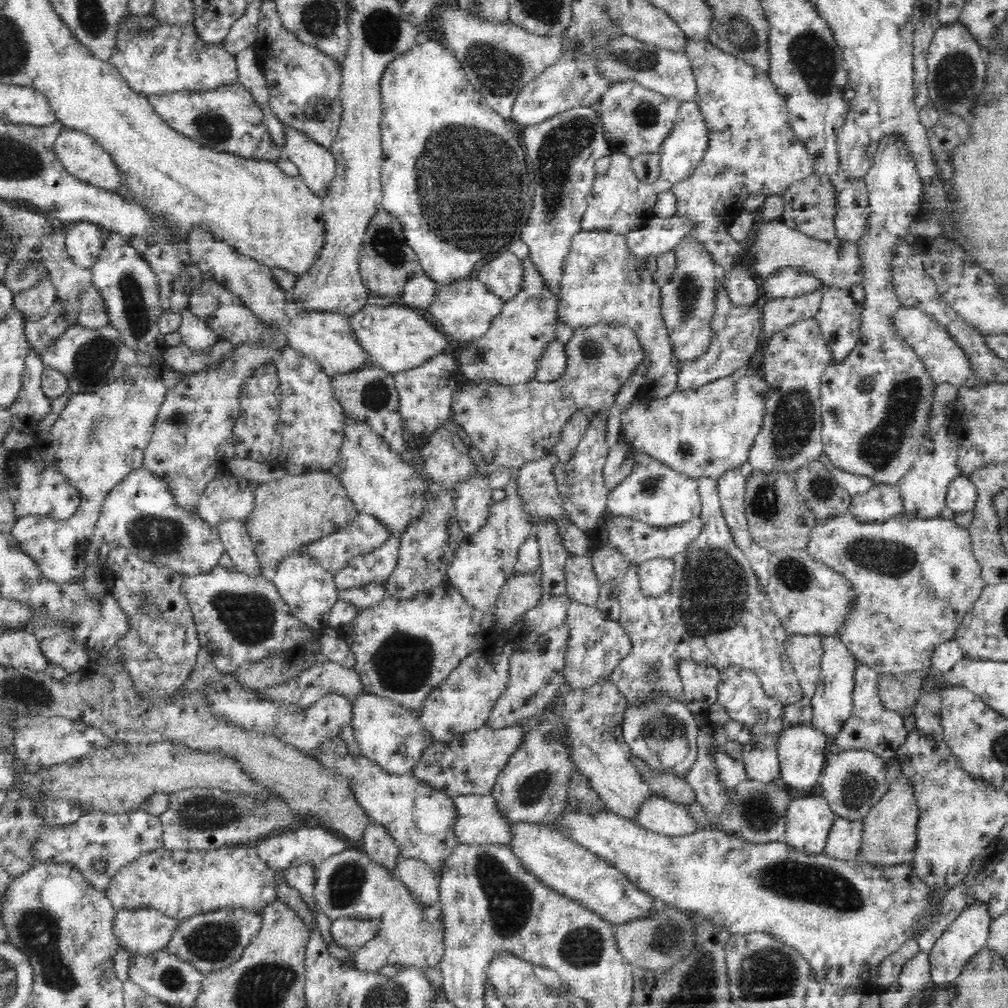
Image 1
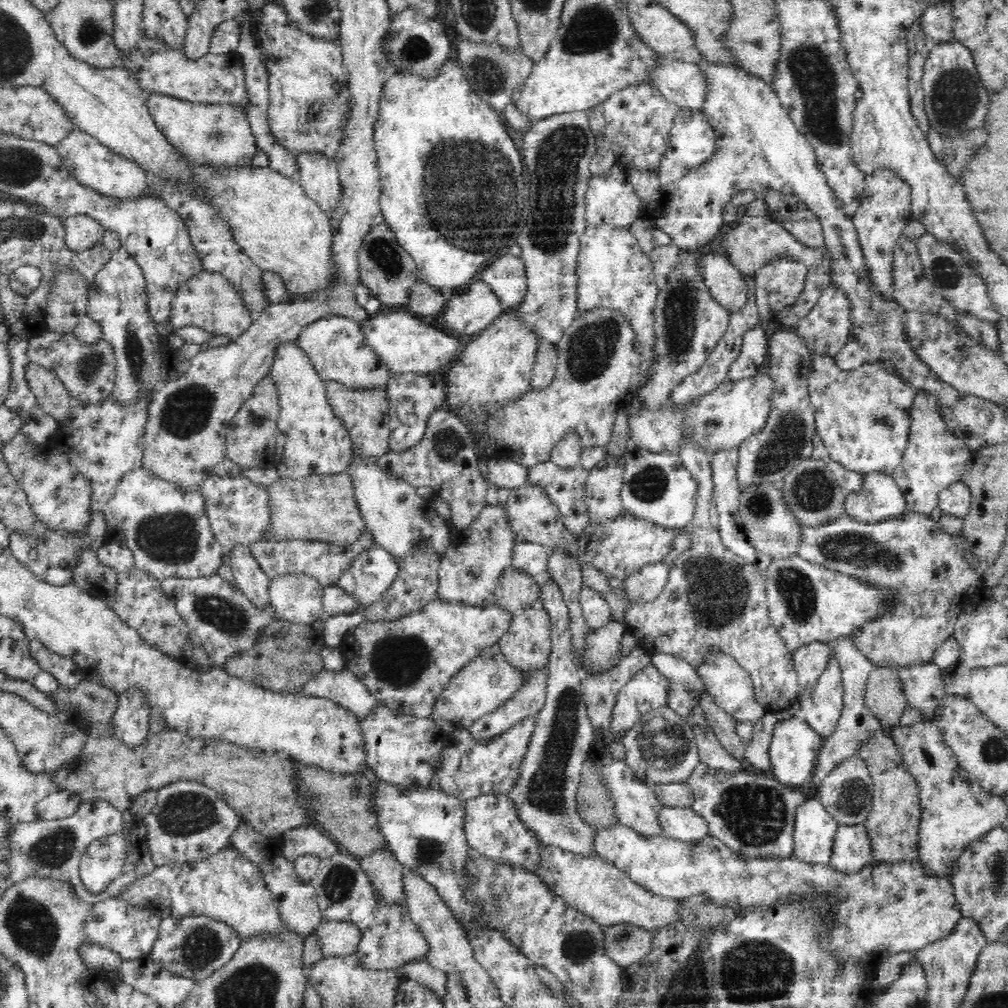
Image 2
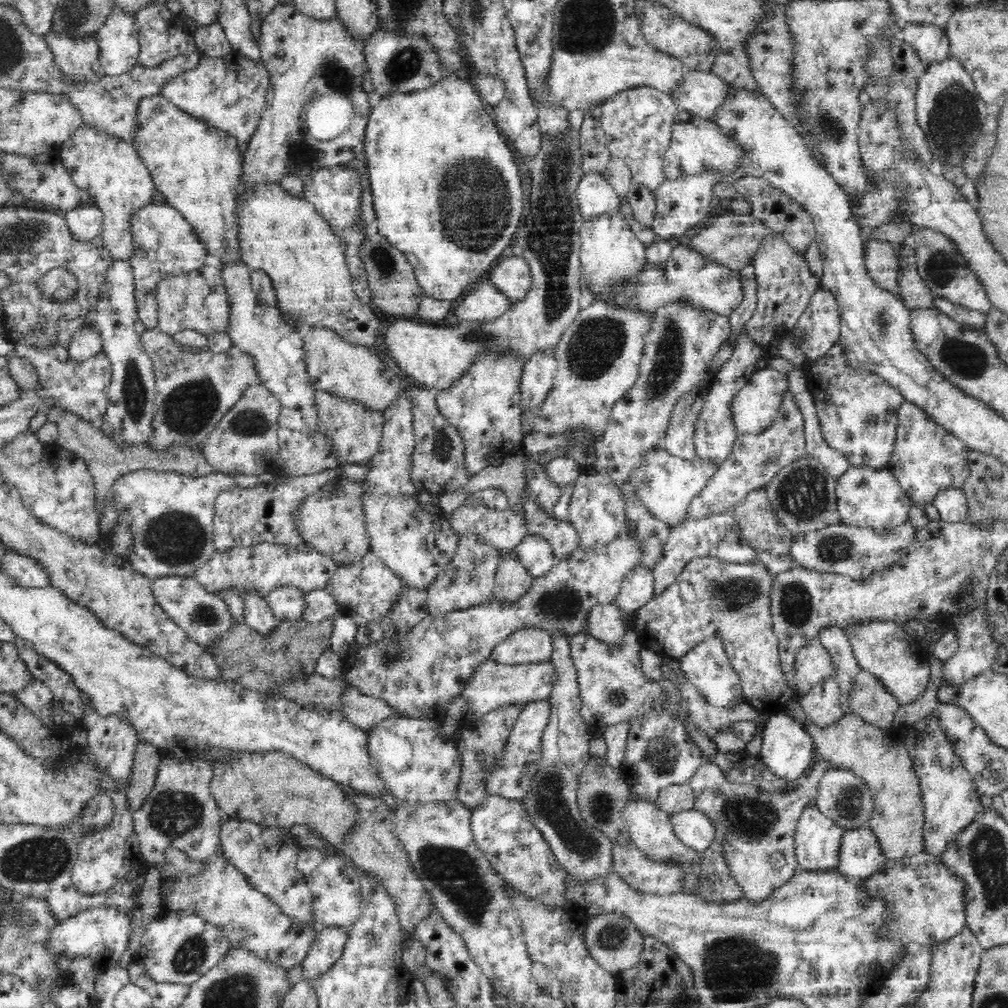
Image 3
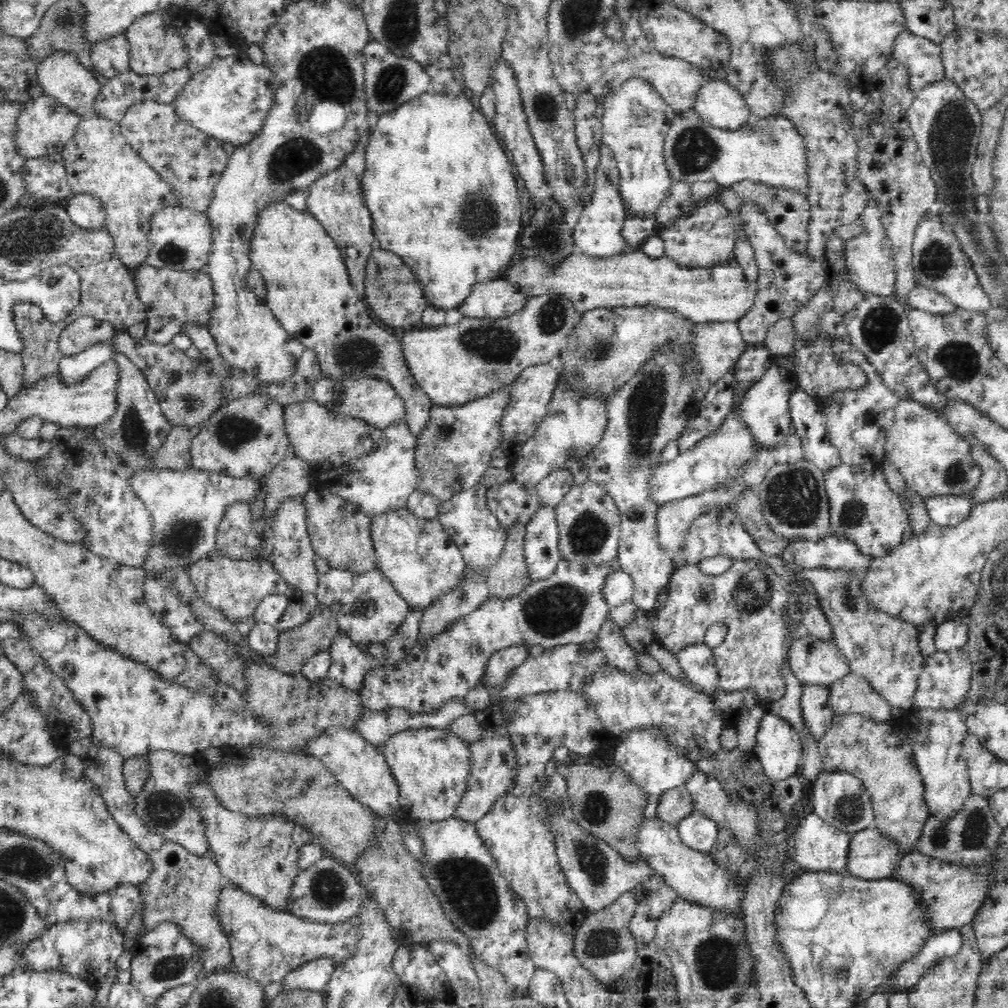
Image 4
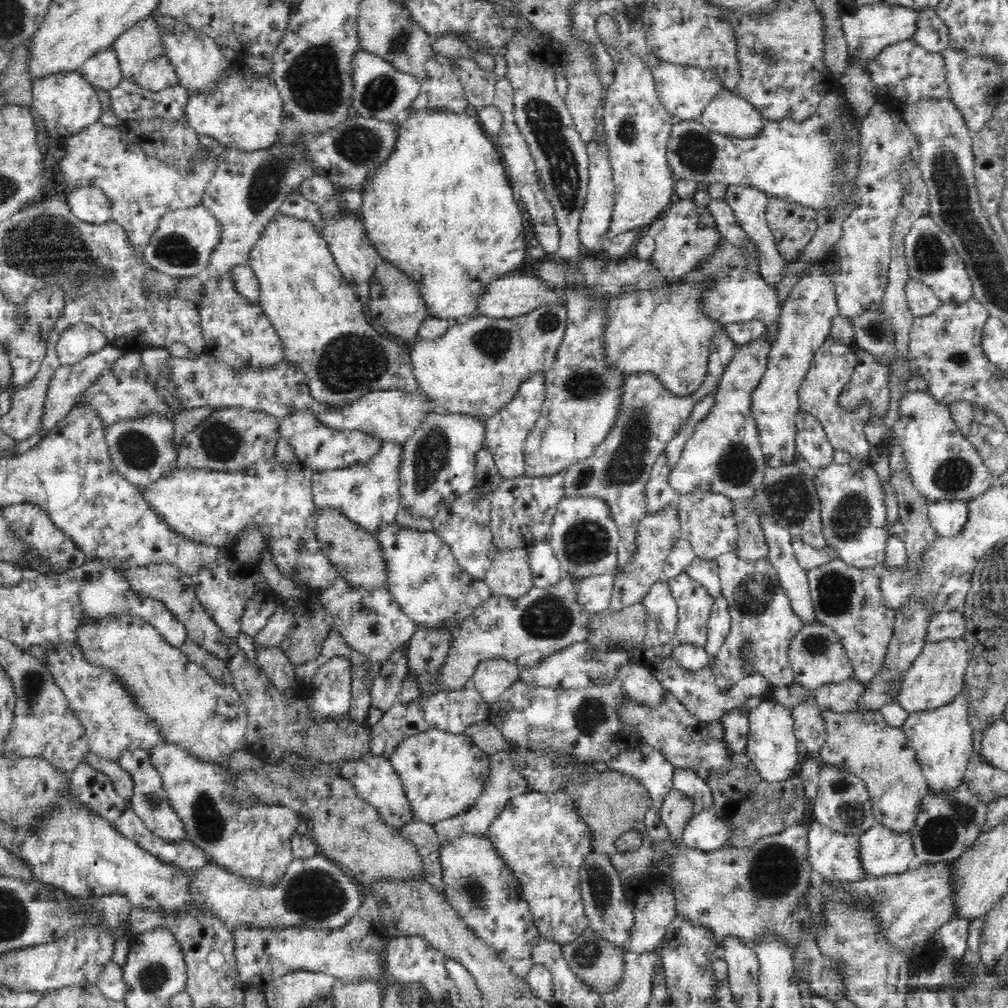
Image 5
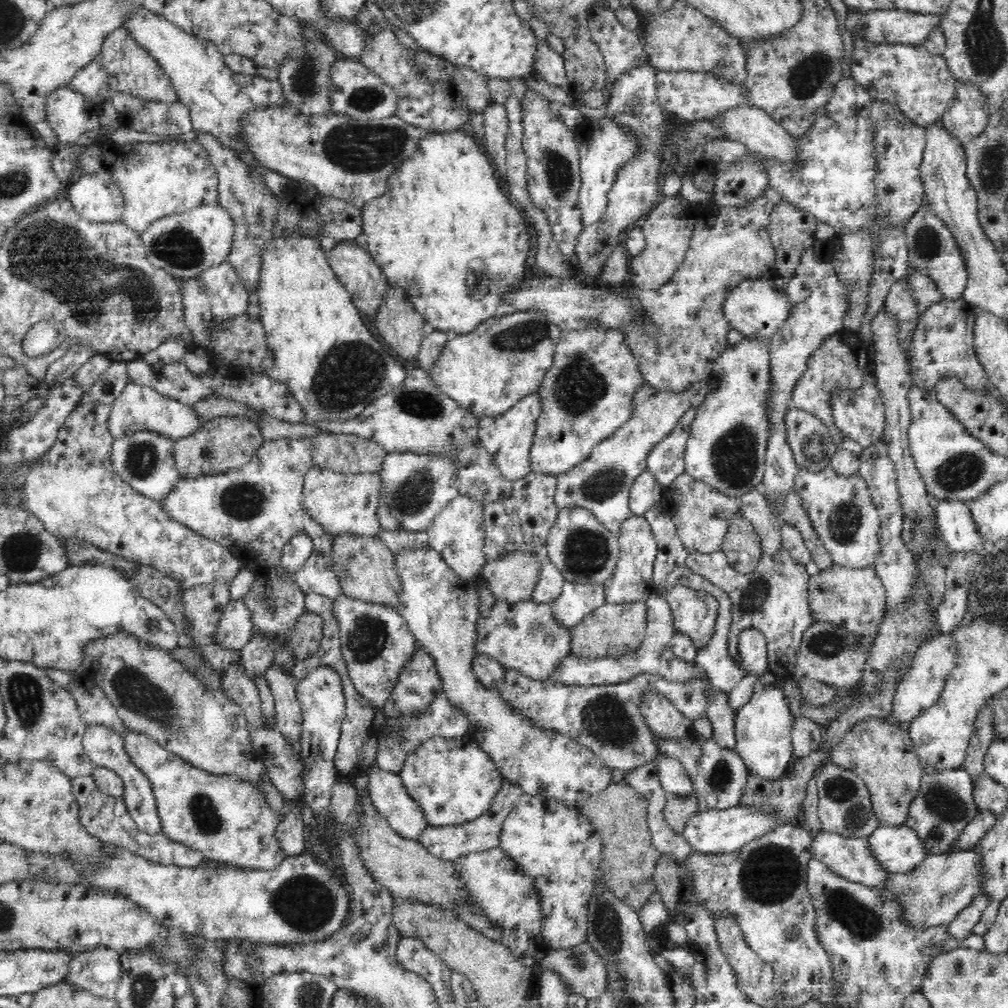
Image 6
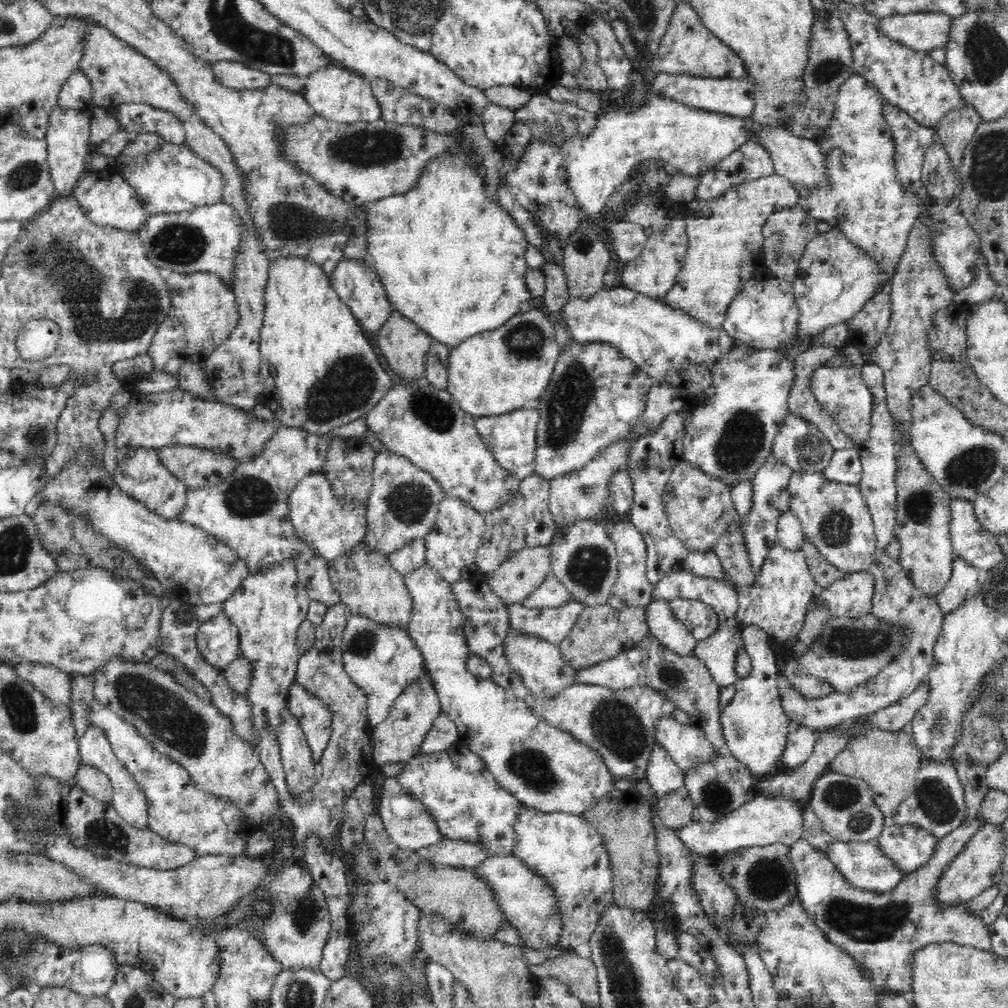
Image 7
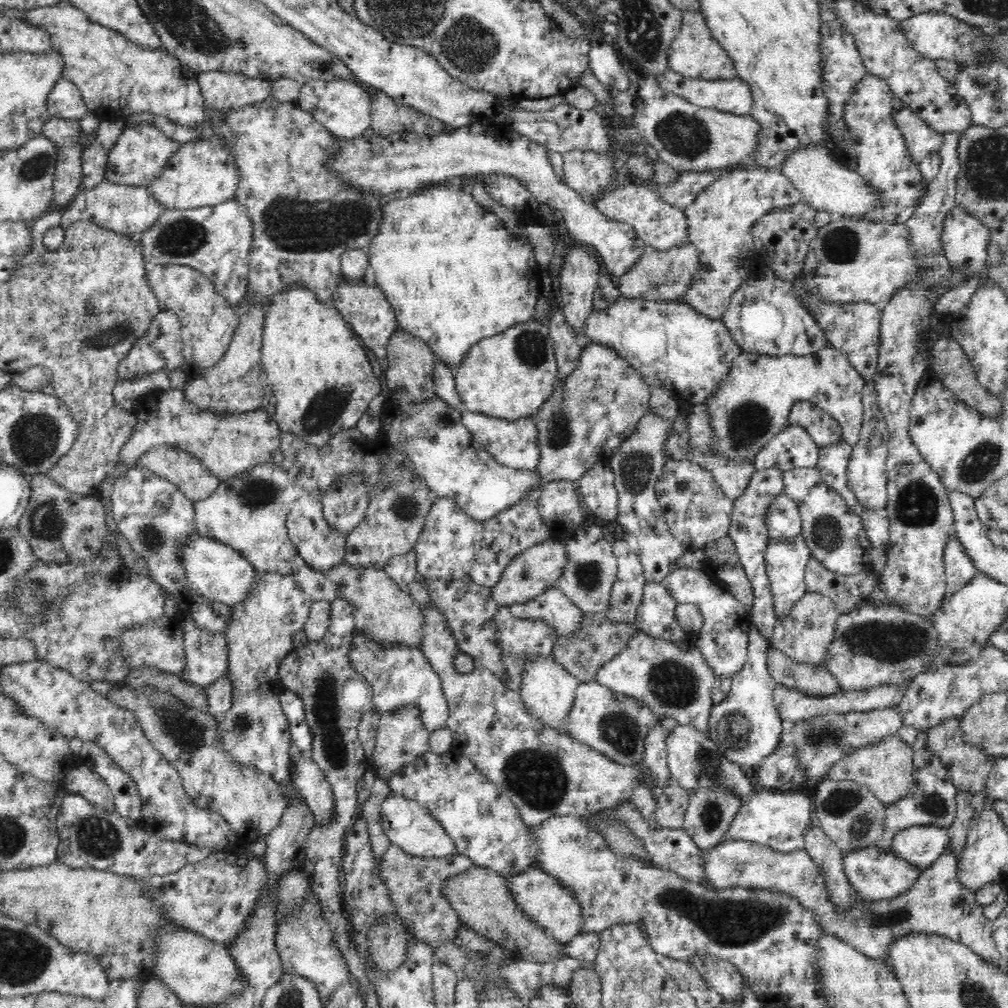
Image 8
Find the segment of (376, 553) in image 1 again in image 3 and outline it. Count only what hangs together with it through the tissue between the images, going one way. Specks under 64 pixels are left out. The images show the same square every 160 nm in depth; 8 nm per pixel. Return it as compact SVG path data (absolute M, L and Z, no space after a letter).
M370 550L360 558L342 564L338 572L330 578L325 589L338 599L340 614L352 617L360 626L369 620L379 621L398 601L402 584L402 579L398 574L394 573L377 554Z

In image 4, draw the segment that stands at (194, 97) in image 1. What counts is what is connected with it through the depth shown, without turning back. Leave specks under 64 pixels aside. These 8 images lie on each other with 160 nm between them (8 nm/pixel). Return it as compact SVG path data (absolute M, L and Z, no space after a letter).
M154 99L136 101L119 123L121 133L144 162L171 188L177 204L195 213L207 213L214 200L214 188L229 165L224 141L180 118L172 103Z

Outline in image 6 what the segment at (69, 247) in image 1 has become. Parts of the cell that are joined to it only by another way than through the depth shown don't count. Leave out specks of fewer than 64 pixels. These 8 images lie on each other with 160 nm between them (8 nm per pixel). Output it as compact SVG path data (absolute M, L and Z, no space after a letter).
M109 173L80 177L70 185L68 200L84 220L94 223L118 221L123 207L119 186Z

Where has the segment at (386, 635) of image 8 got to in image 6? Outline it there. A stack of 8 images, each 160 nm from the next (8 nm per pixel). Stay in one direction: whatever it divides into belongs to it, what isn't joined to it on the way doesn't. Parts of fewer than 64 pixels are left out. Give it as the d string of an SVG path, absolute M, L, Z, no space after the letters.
M354 533L331 535L333 544L333 569L340 579L342 592L362 601L386 603L397 606L401 584L395 565L395 554L378 536Z

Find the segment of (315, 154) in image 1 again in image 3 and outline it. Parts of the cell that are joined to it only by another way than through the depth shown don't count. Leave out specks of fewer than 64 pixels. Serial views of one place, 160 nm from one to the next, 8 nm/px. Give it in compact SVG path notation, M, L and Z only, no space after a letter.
M341 165L321 166L318 170L311 172L303 186L302 196L314 204L318 213L330 223L332 230L340 237L342 247L345 250L345 260L350 272L352 287L357 297L364 303L370 304L372 301L372 290L370 289L369 279L367 278L366 268L360 259L359 247L362 246L363 230L352 230L357 221L359 213L359 195L361 186L359 185L358 173Z

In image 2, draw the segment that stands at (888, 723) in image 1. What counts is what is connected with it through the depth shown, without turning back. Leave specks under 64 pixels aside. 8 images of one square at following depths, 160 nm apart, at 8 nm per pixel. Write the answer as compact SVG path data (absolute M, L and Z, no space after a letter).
M840 638L833 644L834 651L836 651L836 657L838 657L840 667L842 667L844 708L834 733L824 741L818 756L813 777L810 778L809 784L816 788L822 784L823 778L834 770L843 759L857 756L861 752L861 749L865 745L868 745L879 733L884 733L885 735L888 734L888 737L891 737L891 732L895 727L891 726L886 729L880 719L874 715L872 709L866 705L866 699L864 699L866 696L868 678L876 666L869 658L866 658L866 656L855 648L850 638Z

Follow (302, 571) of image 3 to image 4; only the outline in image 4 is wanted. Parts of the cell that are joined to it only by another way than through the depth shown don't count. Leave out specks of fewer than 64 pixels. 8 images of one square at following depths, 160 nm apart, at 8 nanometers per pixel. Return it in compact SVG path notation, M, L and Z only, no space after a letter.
M217 549L189 566L195 593L206 603L220 609L232 622L250 621L258 604L269 594L291 597L297 587L290 585L268 558L233 559Z

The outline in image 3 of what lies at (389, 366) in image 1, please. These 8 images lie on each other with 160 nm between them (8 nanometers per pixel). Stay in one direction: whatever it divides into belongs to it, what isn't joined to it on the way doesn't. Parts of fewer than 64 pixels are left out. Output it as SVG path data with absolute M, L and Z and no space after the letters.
M573 110L567 114L567 127L555 135L542 135L538 152L530 160L532 178L531 196L532 208L526 224L519 228L516 236L517 245L522 247L524 254L521 258L530 266L531 288L519 302L511 304L503 316L488 323L478 324L478 330L472 332L468 322L460 322L456 326L436 327L418 324L404 318L395 318L390 326L383 331L383 346L389 354L389 361L399 371L411 379L416 386L432 392L440 392L452 386L461 374L470 366L473 358L482 349L498 350L518 354L524 363L530 360L537 350L554 350L564 331L570 327L580 308L580 293L583 287L581 265L581 236L580 232L585 222L578 202L578 186L585 172L582 168L581 128L585 121L583 110Z

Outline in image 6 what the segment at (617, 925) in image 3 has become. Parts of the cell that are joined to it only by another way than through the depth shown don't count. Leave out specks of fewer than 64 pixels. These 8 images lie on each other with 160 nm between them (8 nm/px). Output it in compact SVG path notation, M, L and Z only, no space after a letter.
M588 940L562 950L545 948L538 963L544 970L558 971L574 993L587 1000L608 991L608 963Z

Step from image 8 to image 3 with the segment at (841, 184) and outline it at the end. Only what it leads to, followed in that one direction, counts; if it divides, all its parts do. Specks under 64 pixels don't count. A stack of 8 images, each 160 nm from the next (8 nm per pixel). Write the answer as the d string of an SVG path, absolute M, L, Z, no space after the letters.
M711 70L685 71L669 94L684 113L714 118L715 110L726 96L728 83Z

